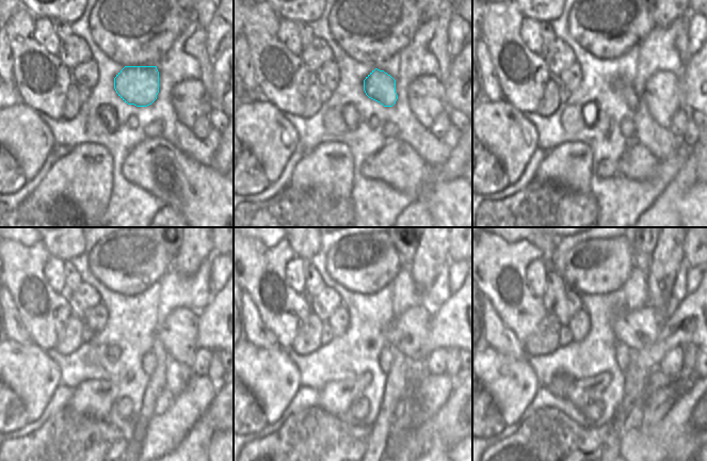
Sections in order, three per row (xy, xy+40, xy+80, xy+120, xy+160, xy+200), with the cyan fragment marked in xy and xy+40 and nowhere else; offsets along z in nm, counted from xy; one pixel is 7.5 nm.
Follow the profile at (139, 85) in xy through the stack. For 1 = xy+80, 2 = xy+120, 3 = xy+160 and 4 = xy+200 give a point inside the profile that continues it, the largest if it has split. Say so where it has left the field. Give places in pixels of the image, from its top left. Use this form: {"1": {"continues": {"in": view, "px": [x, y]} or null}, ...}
{"1": {"continues": {"in": "xy+80", "px": [621, 88]}}, "2": {"continues": {"in": "xy+120", "px": [157, 380]}}, "3": {"continues": {"in": "xy+160", "px": [396, 387]}}, "4": {"continues": {"in": "xy+200", "px": [635, 379]}}}

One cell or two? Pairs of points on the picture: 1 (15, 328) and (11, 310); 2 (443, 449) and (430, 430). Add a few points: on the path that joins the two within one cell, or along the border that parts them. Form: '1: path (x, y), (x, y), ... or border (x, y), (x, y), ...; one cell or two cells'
1: path (13, 323), (11, 314); one cell
2: border (449, 447), (445, 442), (435, 442), (429, 449); two cells

